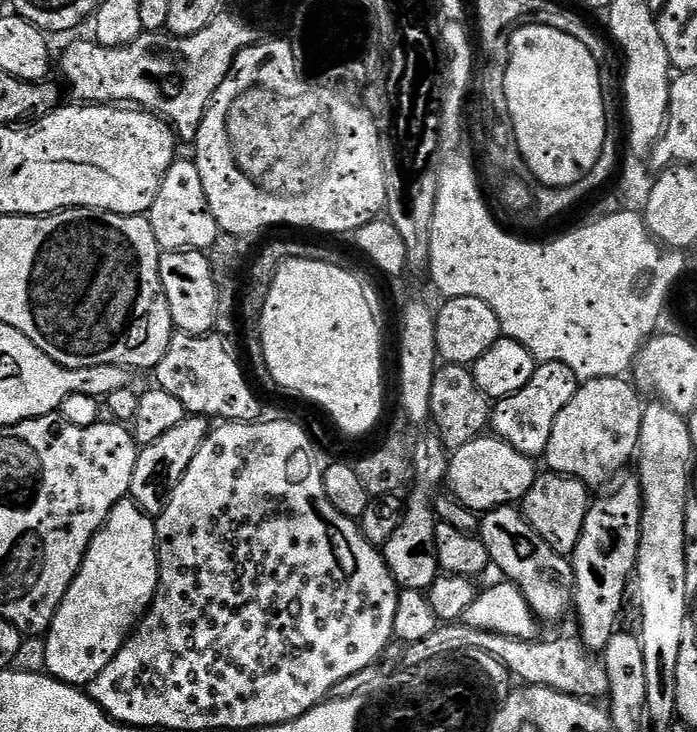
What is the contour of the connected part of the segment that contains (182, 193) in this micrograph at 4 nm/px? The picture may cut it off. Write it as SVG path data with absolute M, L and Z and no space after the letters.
M192 158L172 161L170 170L166 170L162 178L162 186L158 186L154 206L150 206L146 215L158 246L166 252L204 252L214 246L221 234L214 210L210 210L210 202L206 202L202 174L198 174L198 166Z

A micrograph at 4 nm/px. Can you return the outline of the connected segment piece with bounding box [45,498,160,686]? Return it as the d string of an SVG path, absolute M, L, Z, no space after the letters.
M131 498L120 500L90 542L80 573L66 590L45 639L47 675L73 686L91 685L92 679L118 654L130 633L152 607L160 577L156 555L156 522Z

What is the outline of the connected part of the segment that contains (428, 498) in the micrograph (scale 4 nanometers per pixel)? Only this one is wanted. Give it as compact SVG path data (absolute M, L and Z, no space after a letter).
M435 430L422 433L417 438L416 445L411 445L410 476L414 481L411 485L412 493L406 496L404 517L398 530L390 534L382 549L384 561L401 589L431 589L432 583L441 575L442 569L436 557L438 519L433 508L433 497L437 495L439 484L443 485L447 481L449 459L449 449L444 447L440 433Z

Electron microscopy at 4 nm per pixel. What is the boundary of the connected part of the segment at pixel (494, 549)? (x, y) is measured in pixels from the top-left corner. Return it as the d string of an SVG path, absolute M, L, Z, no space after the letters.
M516 506L491 508L479 517L480 541L486 546L489 561L505 572L507 579L519 586L532 612L544 622L560 620L574 608L576 595L576 579L572 569L572 561L567 555L555 552L526 522L523 511Z

